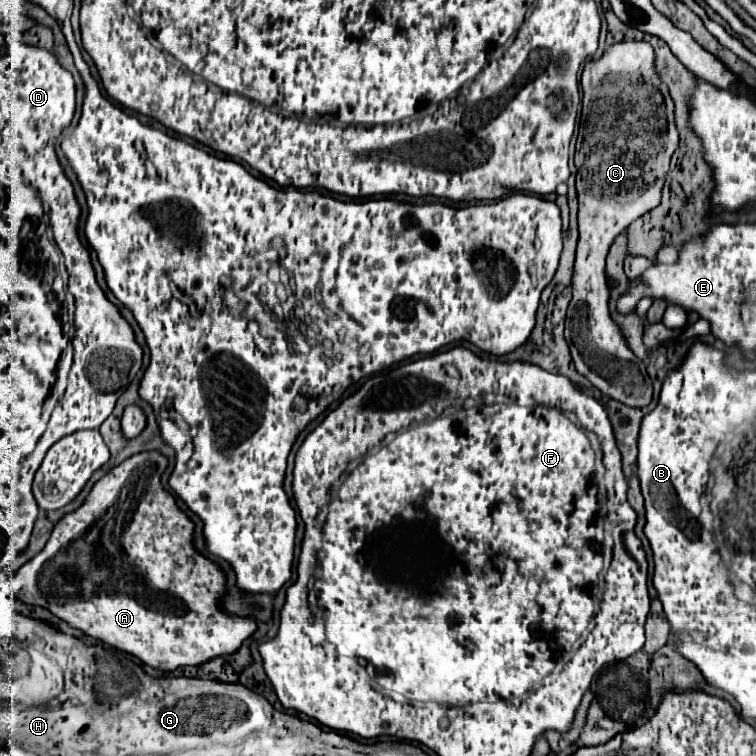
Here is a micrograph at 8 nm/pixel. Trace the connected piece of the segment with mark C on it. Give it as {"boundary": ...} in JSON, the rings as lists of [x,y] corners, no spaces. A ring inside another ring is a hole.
{"boundary":[[[616,42],[606,48],[602,58],[588,60],[580,78],[582,84],[582,114],[580,134],[576,140],[574,166],[578,168],[576,192],[578,192],[578,248],[572,272],[572,300],[566,312],[566,342],[572,352],[576,372],[586,376],[604,396],[622,402],[630,408],[644,408],[652,400],[652,380],[642,360],[638,360],[626,346],[620,328],[614,324],[608,312],[608,284],[604,274],[604,260],[614,238],[624,232],[634,220],[654,210],[662,200],[662,186],[668,174],[670,158],[678,148],[678,130],[674,122],[674,100],[668,94],[666,84],[660,80],[654,64],[654,48],[648,42]],[[592,192],[602,200],[608,200],[608,208],[588,208],[586,194]]]}

